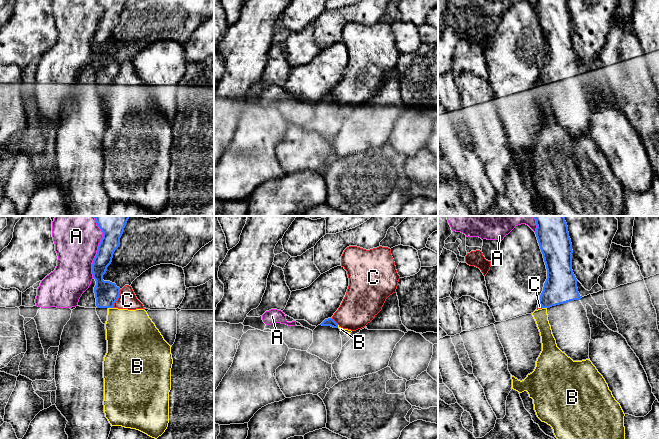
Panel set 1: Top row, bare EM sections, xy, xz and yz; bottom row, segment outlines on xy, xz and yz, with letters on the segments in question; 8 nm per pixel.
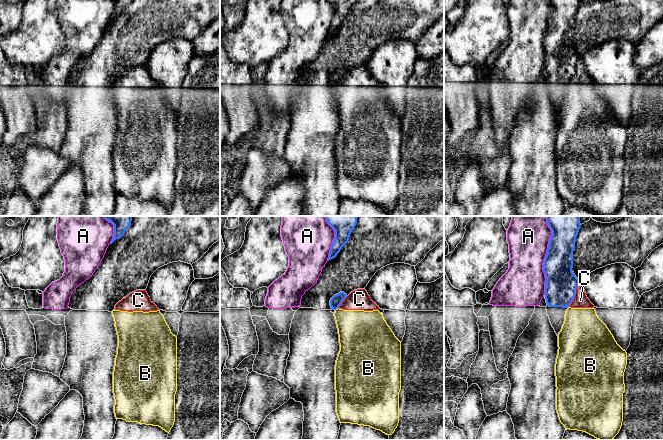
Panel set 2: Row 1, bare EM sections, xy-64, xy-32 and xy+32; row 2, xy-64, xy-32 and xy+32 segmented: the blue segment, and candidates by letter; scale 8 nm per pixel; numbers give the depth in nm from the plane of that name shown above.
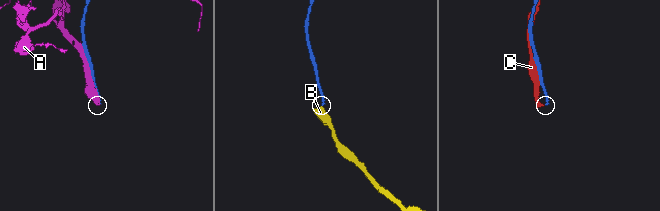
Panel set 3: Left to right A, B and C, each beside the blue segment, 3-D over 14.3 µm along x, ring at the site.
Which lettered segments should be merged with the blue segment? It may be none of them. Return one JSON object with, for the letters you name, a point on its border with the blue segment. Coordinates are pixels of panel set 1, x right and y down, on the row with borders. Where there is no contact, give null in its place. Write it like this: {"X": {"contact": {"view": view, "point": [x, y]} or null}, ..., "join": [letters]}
{"join": []}

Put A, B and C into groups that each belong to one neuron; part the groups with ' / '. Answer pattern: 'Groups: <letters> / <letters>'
Groups: A / B C

